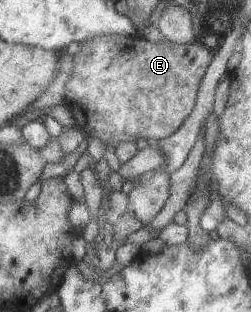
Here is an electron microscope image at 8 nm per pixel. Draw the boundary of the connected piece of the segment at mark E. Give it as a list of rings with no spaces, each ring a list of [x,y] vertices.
[[[104,35],[93,38],[92,40],[82,43],[81,53],[77,55],[77,65],[71,70],[71,75],[65,83],[65,104],[68,105],[73,117],[75,118],[76,125],[84,127],[86,130],[86,137],[81,143],[81,151],[85,151],[87,147],[87,139],[91,135],[96,135],[104,145],[114,144],[116,147],[122,141],[136,141],[139,137],[163,141],[171,137],[192,115],[192,111],[196,108],[196,103],[200,95],[200,87],[204,80],[205,74],[208,72],[209,66],[212,64],[215,56],[215,50],[209,49],[202,43],[189,43],[189,44],[176,44],[171,40],[163,39],[162,42],[151,43],[145,39],[139,39],[138,36],[123,37],[120,35]]]

